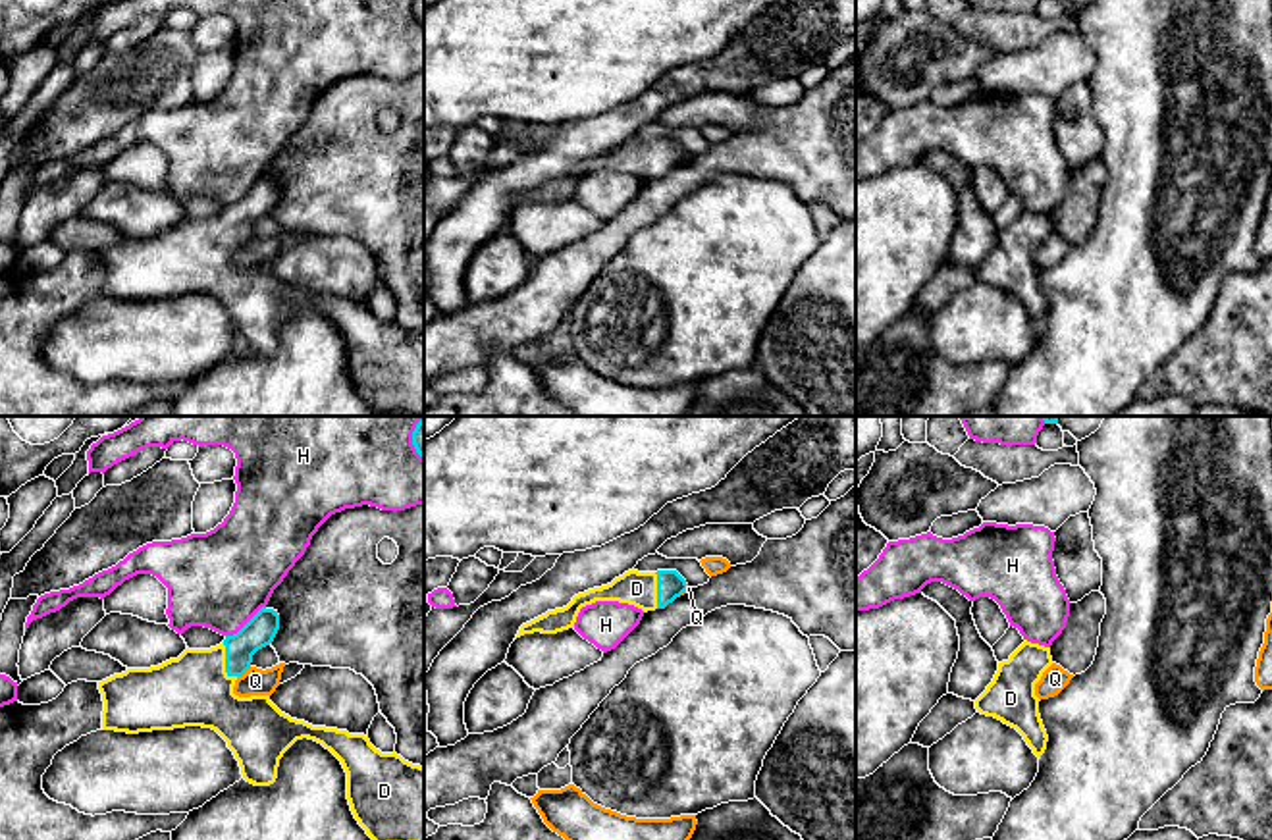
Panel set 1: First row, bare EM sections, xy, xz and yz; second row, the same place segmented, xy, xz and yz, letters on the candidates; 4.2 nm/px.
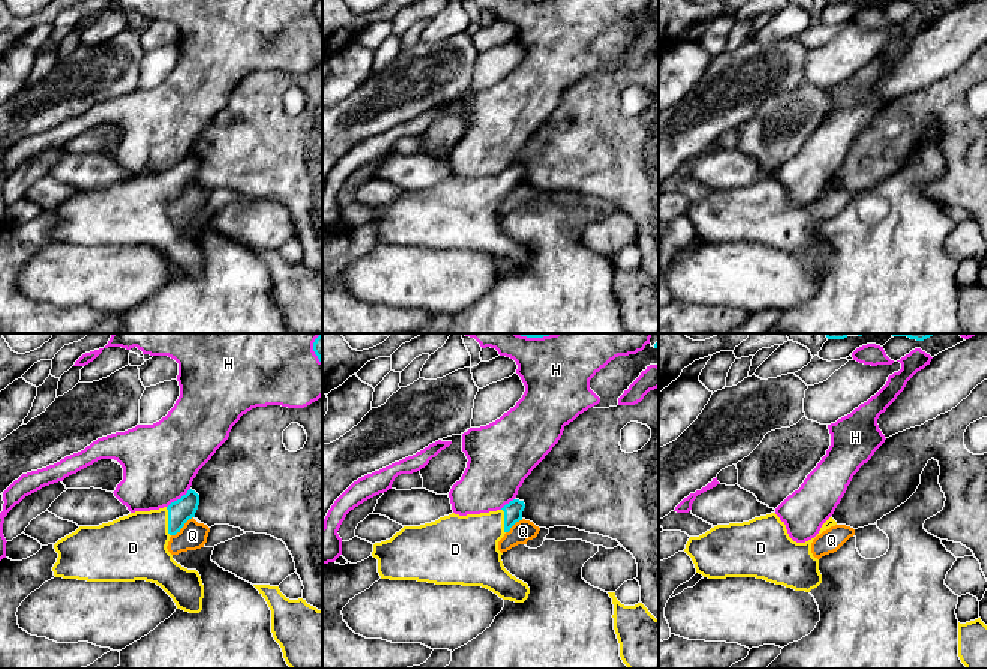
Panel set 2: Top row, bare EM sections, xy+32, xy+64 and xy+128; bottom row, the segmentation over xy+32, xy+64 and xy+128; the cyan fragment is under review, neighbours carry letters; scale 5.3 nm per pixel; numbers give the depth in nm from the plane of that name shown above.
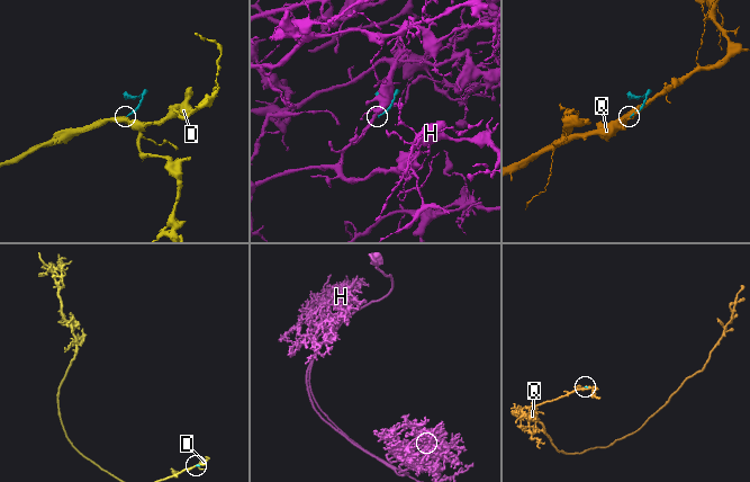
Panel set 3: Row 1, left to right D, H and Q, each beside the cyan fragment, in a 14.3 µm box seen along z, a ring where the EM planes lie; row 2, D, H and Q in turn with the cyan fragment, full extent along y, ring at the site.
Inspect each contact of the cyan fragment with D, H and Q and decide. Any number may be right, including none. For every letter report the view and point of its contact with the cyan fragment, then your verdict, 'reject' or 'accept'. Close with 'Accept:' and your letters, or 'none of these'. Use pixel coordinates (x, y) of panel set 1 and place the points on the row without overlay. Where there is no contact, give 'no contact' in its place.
D: xy (226, 230) | accept
H: xy (247, 191) | reject
Q: xy (243, 241) | reject
Accept: D

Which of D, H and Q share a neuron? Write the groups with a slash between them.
D / H / Q

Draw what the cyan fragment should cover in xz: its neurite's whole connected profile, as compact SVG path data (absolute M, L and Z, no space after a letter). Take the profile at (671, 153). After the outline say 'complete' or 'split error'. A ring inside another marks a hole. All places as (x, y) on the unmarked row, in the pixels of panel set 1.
M632 137L607 154L574 164L567 175L547 179L545 183L522 193L517 206L534 200L557 202L574 197L580 177L596 170L628 171L648 181L665 177L686 158L688 152L676 139L638 141Z; split error

